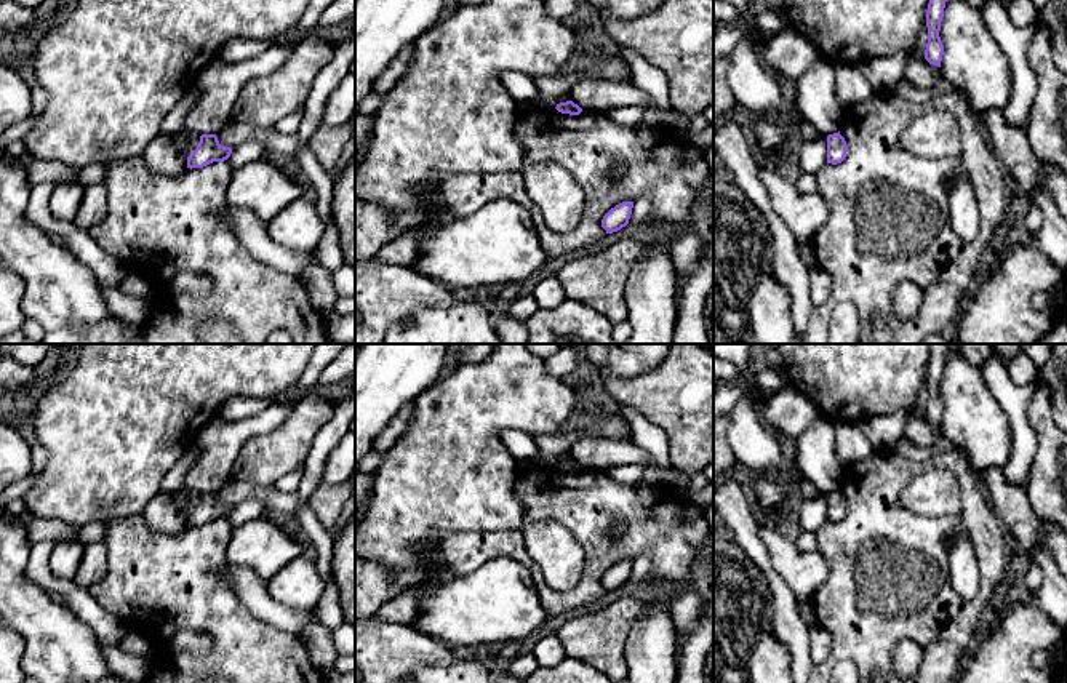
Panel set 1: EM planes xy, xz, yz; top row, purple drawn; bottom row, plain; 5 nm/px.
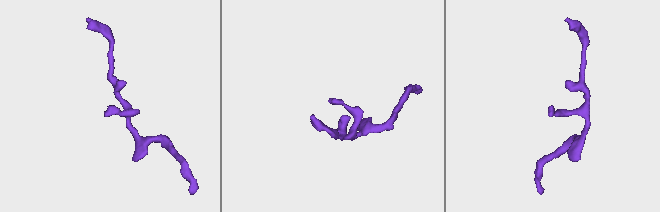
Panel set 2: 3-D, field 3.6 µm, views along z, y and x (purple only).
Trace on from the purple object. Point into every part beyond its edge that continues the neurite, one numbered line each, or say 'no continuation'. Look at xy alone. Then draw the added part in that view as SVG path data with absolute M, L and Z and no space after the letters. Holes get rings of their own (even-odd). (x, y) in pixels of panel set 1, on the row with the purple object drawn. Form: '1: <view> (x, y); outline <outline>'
no continuation

